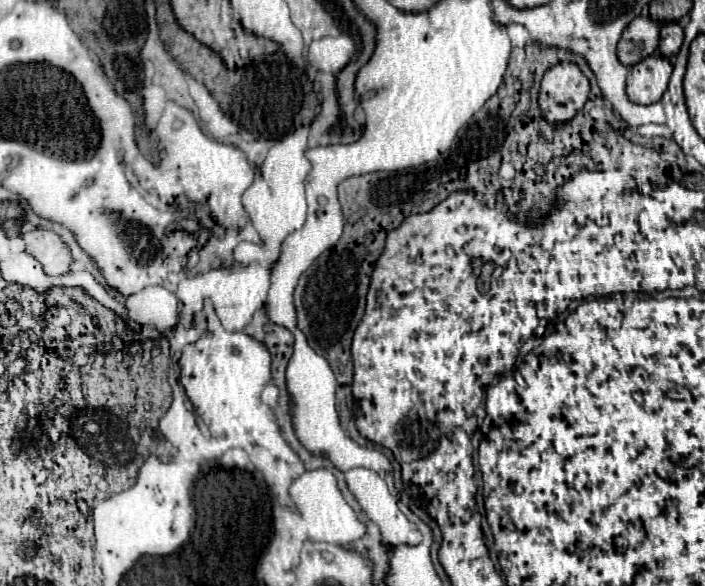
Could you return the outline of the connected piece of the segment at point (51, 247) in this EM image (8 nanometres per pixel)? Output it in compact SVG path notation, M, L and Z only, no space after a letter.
M34 230L22 236L28 252L44 266L44 272L50 276L68 274L72 264L72 254L66 242L52 230Z

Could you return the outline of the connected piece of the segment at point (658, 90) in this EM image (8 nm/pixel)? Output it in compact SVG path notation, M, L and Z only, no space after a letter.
M652 54L646 60L630 66L628 72L628 88L630 100L638 104L654 104L662 98L668 88L668 80L672 76L672 62L662 54Z

